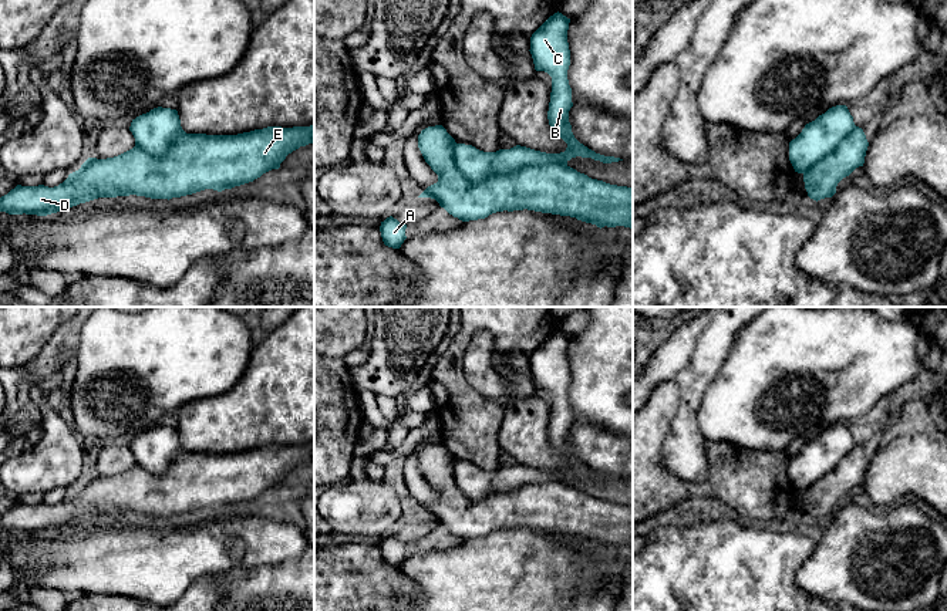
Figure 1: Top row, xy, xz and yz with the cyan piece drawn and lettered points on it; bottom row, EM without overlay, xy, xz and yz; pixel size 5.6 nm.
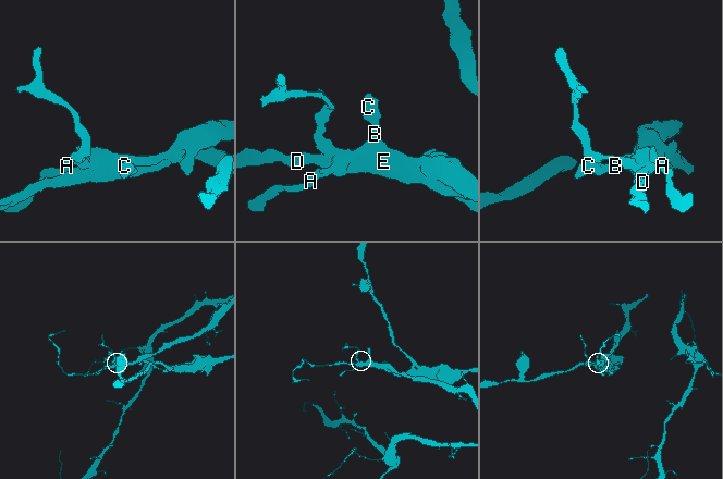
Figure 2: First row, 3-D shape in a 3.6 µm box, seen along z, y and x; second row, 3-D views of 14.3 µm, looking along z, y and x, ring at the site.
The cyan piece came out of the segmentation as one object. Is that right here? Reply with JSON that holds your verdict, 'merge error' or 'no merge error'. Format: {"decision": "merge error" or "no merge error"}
{"decision": "merge error"}

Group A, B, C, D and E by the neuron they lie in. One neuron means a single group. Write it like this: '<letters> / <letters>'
A B C / D E

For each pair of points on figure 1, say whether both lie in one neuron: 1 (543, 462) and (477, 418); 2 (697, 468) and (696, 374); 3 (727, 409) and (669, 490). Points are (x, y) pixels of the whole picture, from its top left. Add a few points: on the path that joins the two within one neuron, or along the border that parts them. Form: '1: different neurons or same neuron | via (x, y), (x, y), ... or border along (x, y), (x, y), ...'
1: different neurons | border along (505, 402), (498, 448)
2: same neuron | via (687, 445), (690, 397)
3: different neurons | border along (708, 441), (728, 441), (741, 448)

